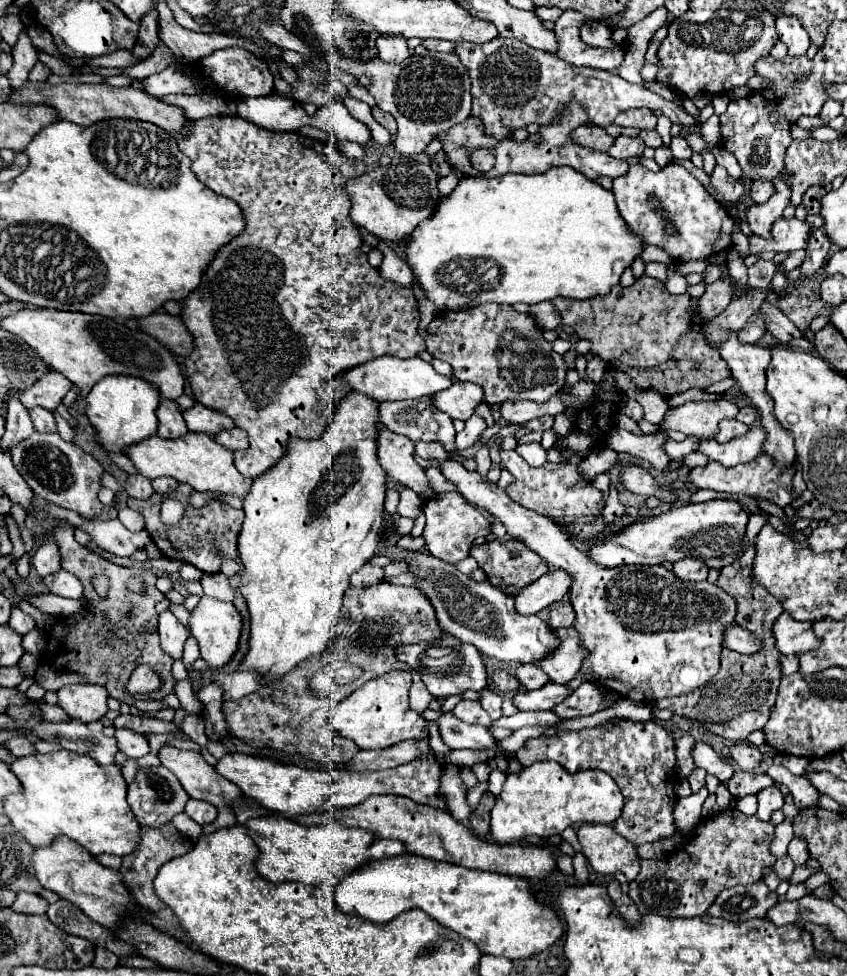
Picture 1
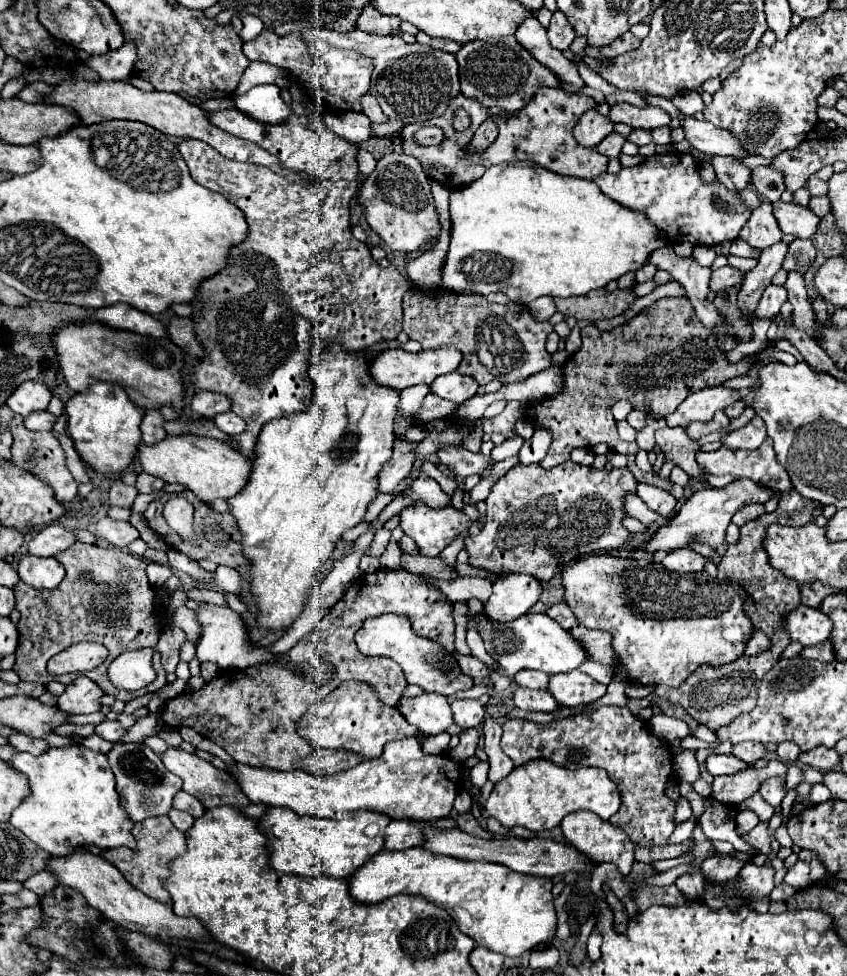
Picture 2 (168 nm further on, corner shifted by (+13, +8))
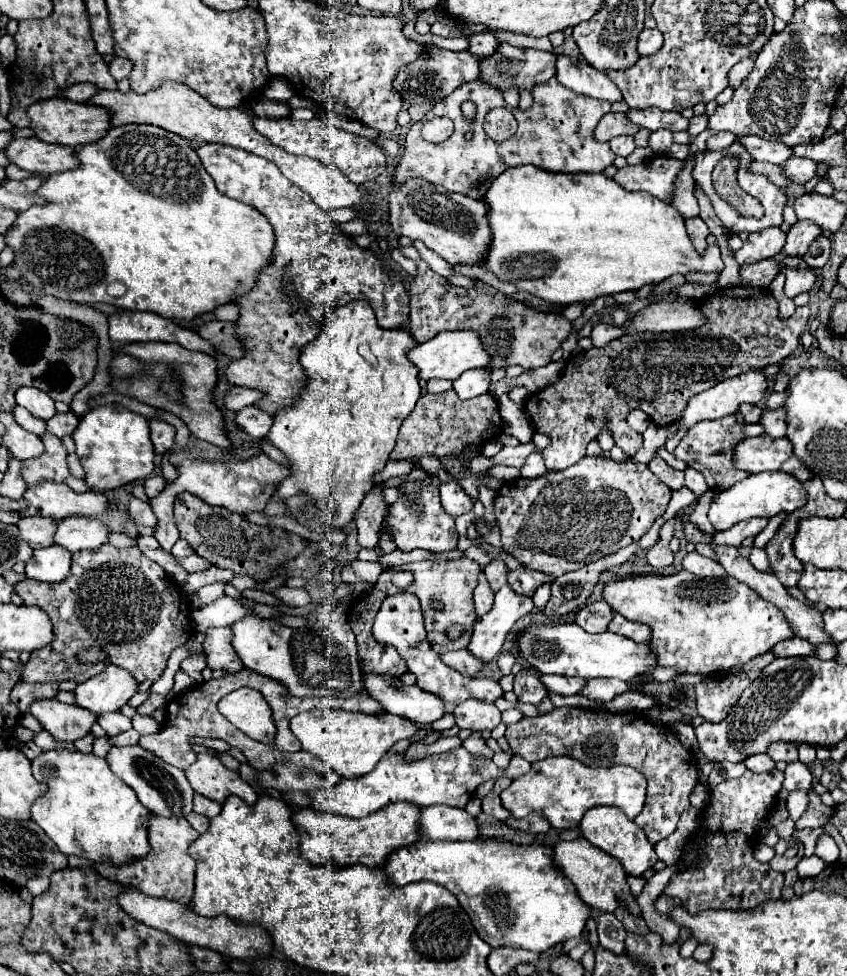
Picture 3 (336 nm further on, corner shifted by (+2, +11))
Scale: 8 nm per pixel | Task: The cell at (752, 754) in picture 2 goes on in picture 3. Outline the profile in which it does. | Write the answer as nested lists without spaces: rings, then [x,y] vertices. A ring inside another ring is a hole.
[[[770,743],[770,747],[766,749],[766,755],[770,755],[770,759],[774,761],[798,761],[798,751],[796,751],[796,743]]]

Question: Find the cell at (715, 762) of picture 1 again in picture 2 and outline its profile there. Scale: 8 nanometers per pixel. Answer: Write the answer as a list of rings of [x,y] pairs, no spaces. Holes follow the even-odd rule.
[[[711,754],[705,762],[707,772],[713,776],[721,776],[721,774],[737,774],[741,770],[747,768],[747,764],[739,758],[735,758],[733,754]]]

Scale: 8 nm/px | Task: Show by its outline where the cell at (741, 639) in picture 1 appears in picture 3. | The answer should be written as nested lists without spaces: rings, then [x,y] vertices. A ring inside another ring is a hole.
[[[792,637],[792,639],[786,639],[782,643],[776,643],[772,653],[776,657],[792,657],[792,655],[812,655],[814,647],[810,643],[806,643],[806,639],[798,639],[798,637]]]

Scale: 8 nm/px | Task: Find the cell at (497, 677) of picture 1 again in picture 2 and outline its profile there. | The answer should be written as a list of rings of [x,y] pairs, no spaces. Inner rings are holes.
[[[455,652],[455,660],[457,660],[457,664],[465,676],[469,676],[473,680],[487,678],[487,666],[481,660],[477,660],[475,656],[463,656],[463,654]]]

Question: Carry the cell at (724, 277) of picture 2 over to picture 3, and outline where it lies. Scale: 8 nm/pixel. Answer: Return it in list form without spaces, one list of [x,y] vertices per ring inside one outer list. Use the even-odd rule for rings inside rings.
[[[762,259],[758,263],[740,267],[740,281],[742,285],[750,285],[750,287],[768,287],[772,279],[778,275],[778,271],[780,267],[774,259]]]

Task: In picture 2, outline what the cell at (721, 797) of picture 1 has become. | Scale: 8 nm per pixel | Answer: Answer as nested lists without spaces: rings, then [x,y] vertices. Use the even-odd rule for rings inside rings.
[[[705,800],[705,814],[701,816],[701,830],[709,840],[727,840],[735,846],[735,850],[745,854],[755,854],[755,851],[743,838],[735,834],[735,814],[721,814],[723,806],[715,800]]]

